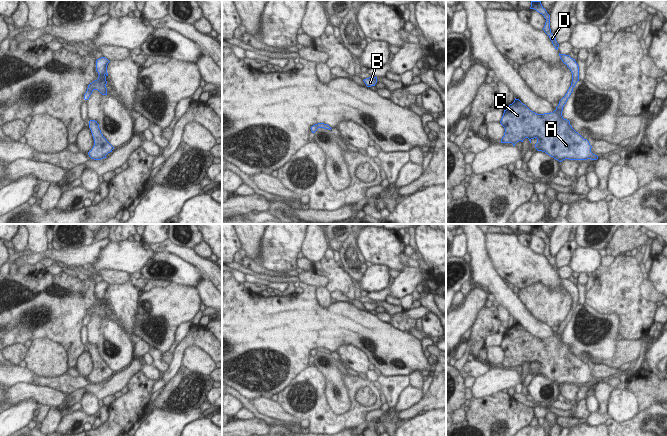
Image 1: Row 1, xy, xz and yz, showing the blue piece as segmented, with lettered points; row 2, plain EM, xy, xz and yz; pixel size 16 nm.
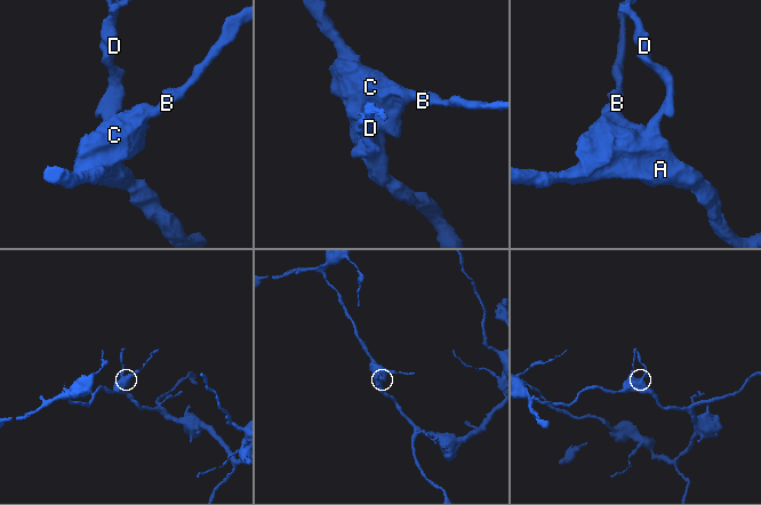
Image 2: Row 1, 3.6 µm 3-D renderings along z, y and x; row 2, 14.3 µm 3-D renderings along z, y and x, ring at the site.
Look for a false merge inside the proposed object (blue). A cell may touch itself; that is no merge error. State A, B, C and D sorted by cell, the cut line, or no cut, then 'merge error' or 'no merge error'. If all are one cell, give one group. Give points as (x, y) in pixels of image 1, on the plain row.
groups A B C D; cut none; no merge error

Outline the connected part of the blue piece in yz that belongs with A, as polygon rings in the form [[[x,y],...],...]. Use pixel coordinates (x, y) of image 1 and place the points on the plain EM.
[[[560,278],[560,283],[572,297],[572,306],[565,320],[559,325],[556,333],[551,337],[537,338],[531,335],[525,328],[519,323],[514,324],[509,331],[504,334],[501,342],[501,349],[504,351],[504,360],[501,363],[501,367],[512,367],[513,370],[519,365],[523,366],[525,362],[528,362],[530,367],[531,364],[536,362],[537,367],[535,372],[537,375],[542,375],[553,381],[554,383],[562,386],[565,383],[569,384],[597,384],[598,380],[591,376],[592,370],[587,363],[584,363],[578,356],[576,356],[570,349],[570,345],[564,343],[562,340],[563,331],[566,328],[568,322],[573,316],[573,312],[579,305],[579,290],[575,283],[569,279]]]

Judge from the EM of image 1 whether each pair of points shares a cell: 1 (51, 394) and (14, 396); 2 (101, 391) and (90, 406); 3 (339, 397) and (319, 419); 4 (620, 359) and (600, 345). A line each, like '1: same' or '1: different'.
1: same
2: different
3: different
4: different

